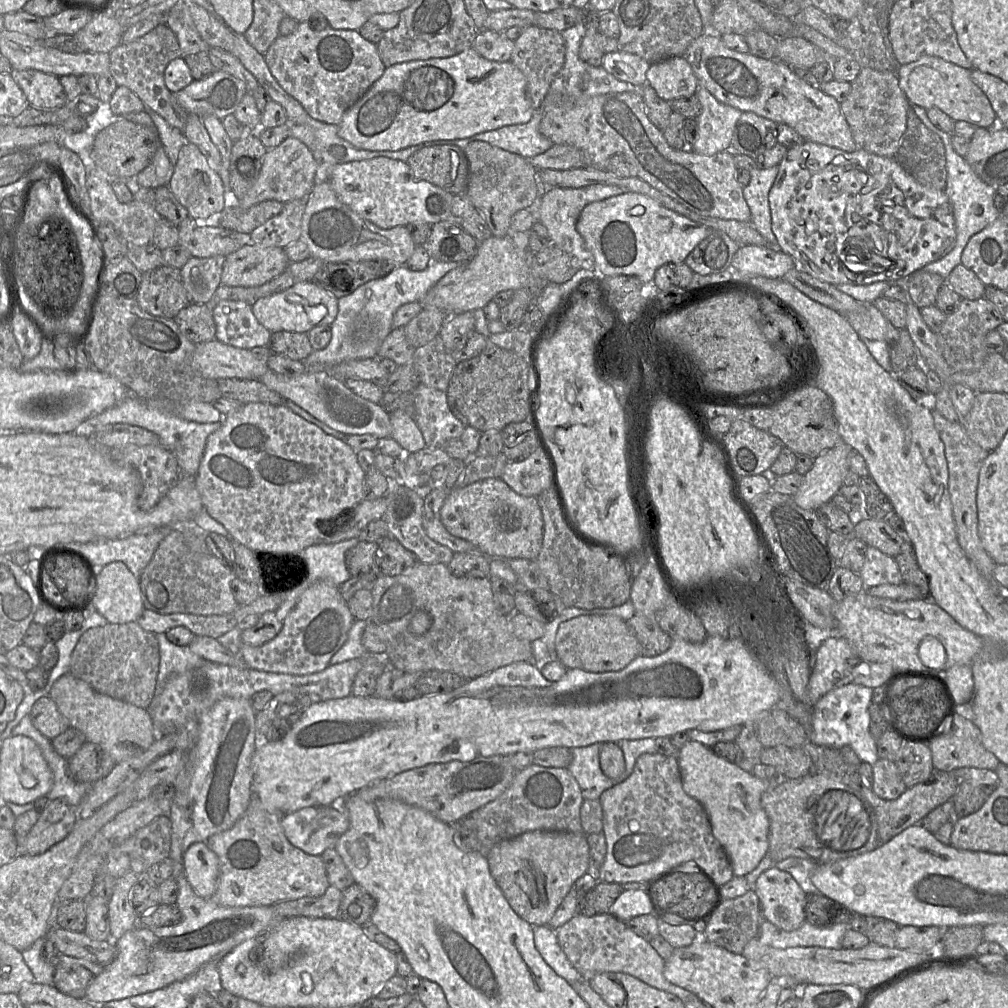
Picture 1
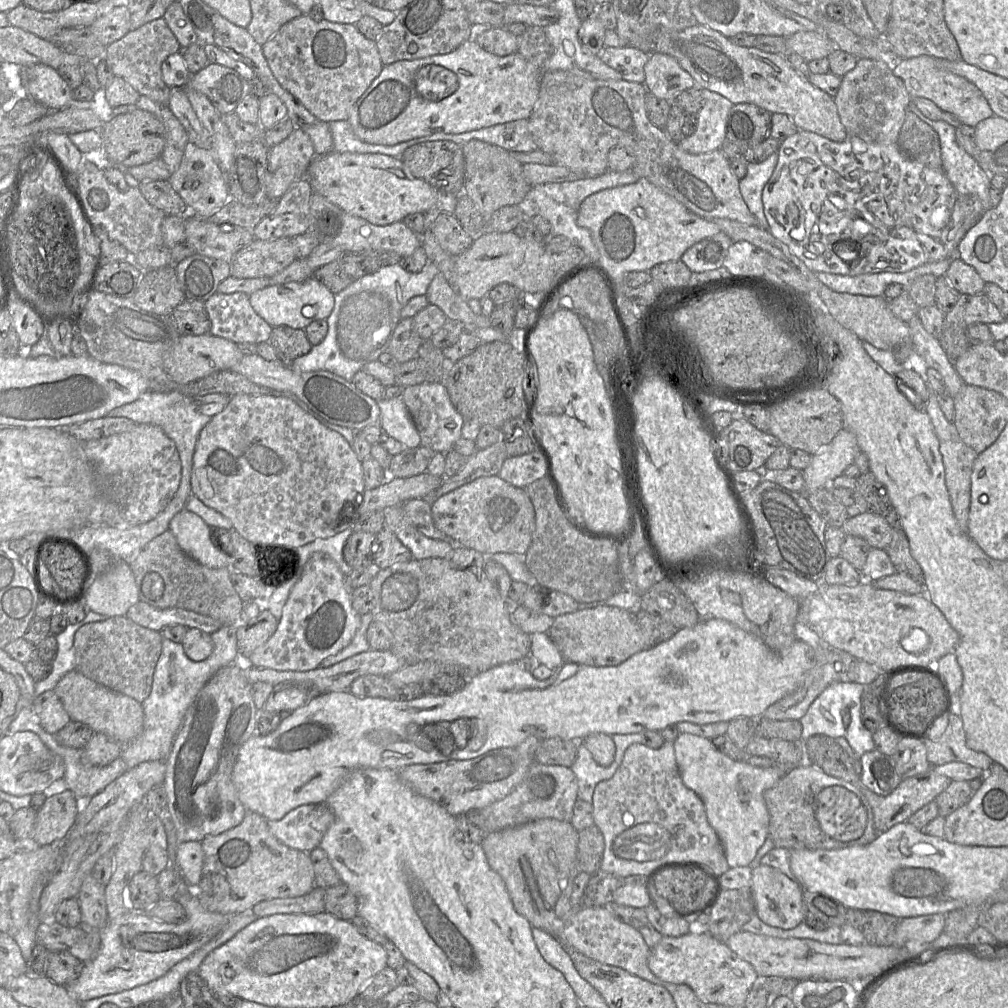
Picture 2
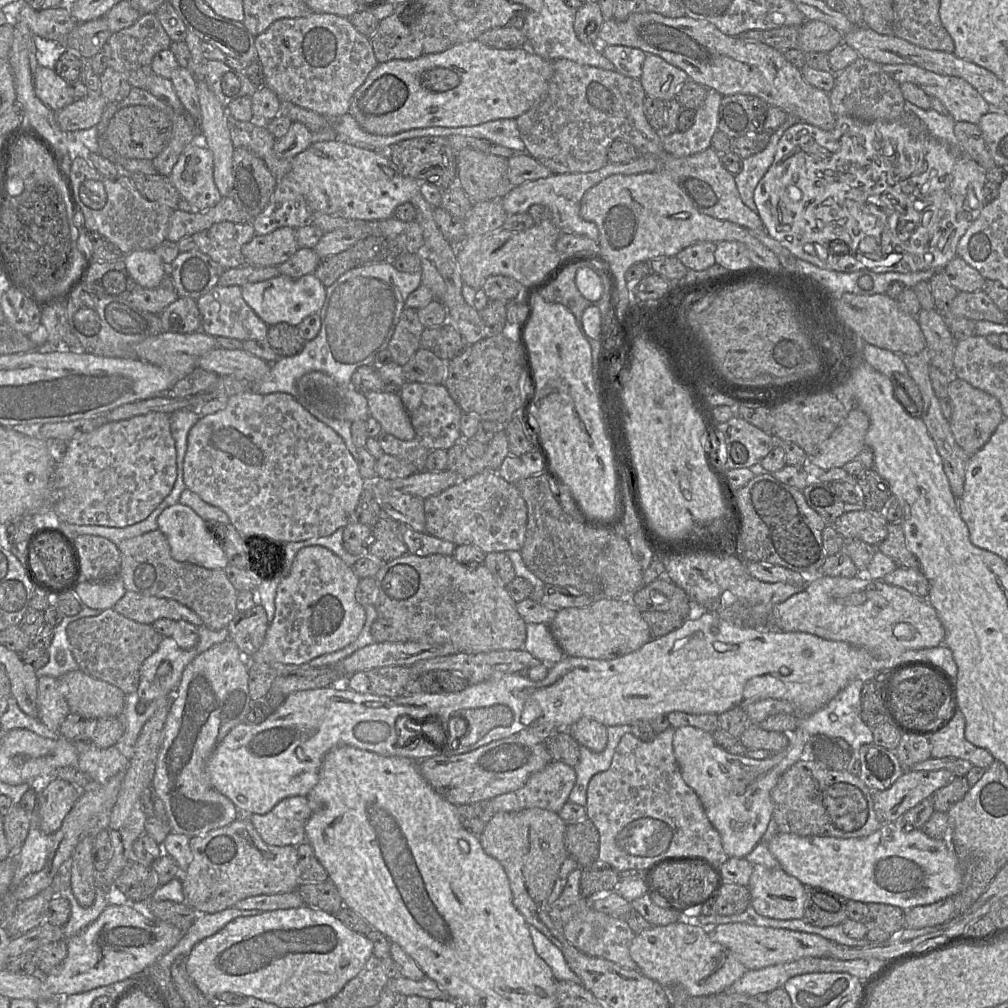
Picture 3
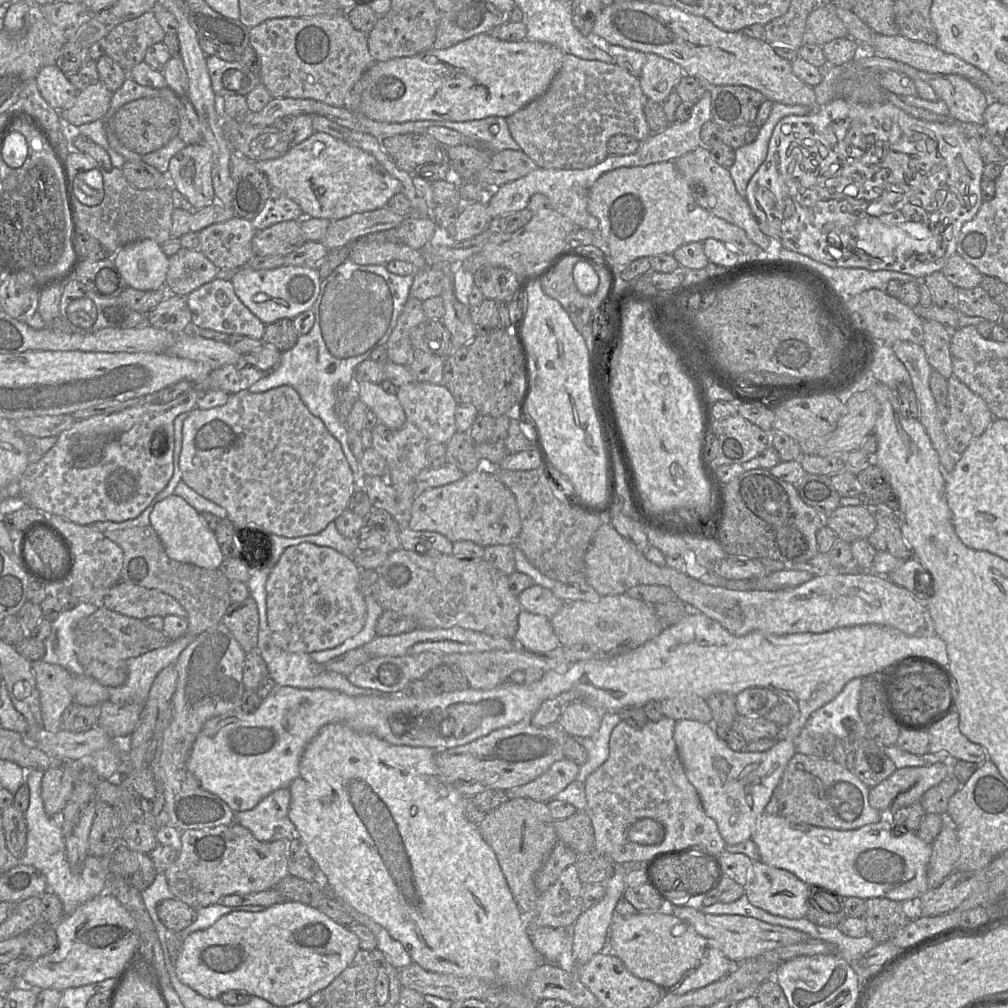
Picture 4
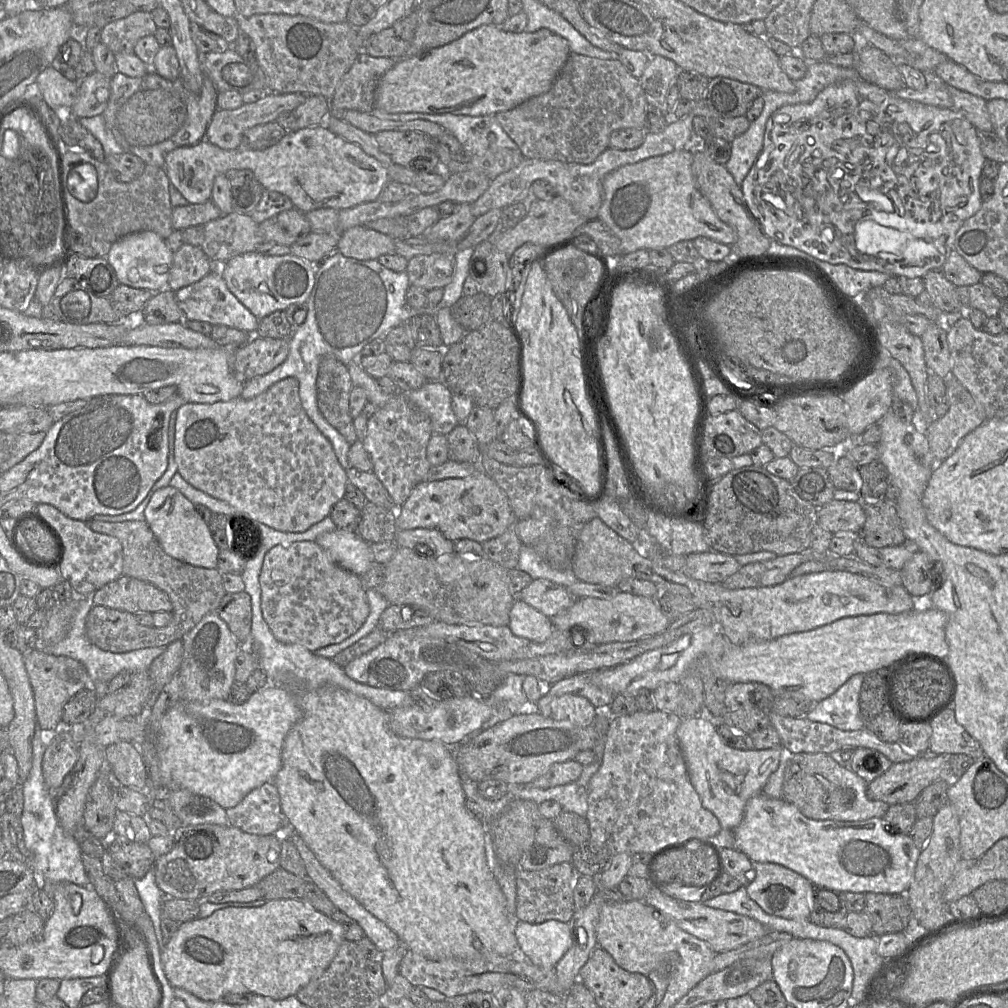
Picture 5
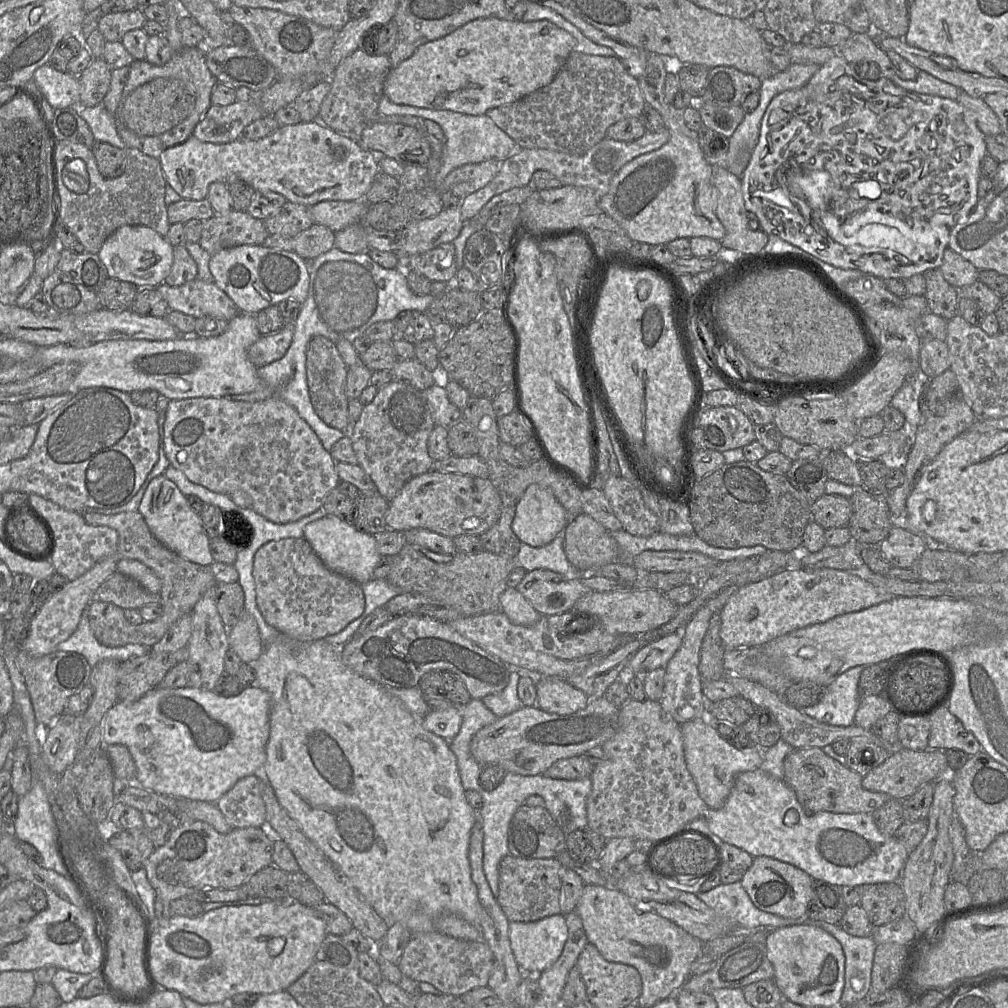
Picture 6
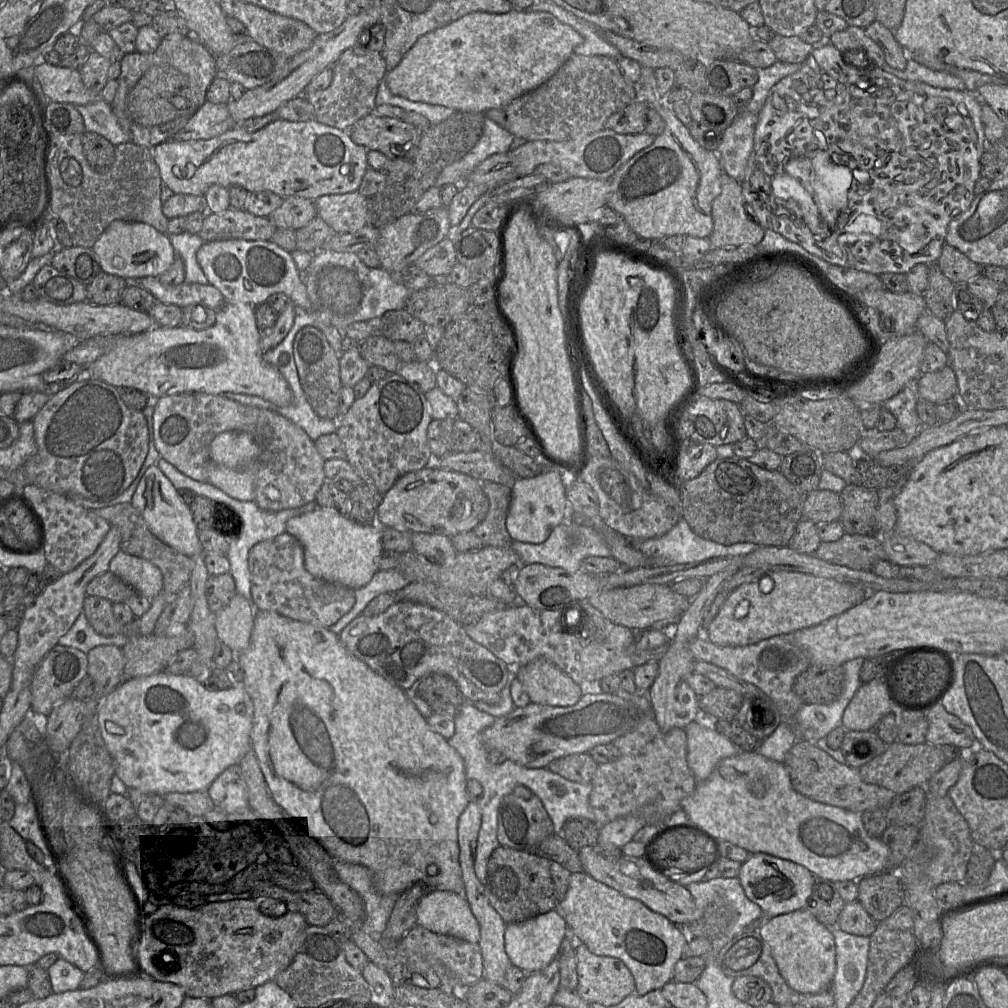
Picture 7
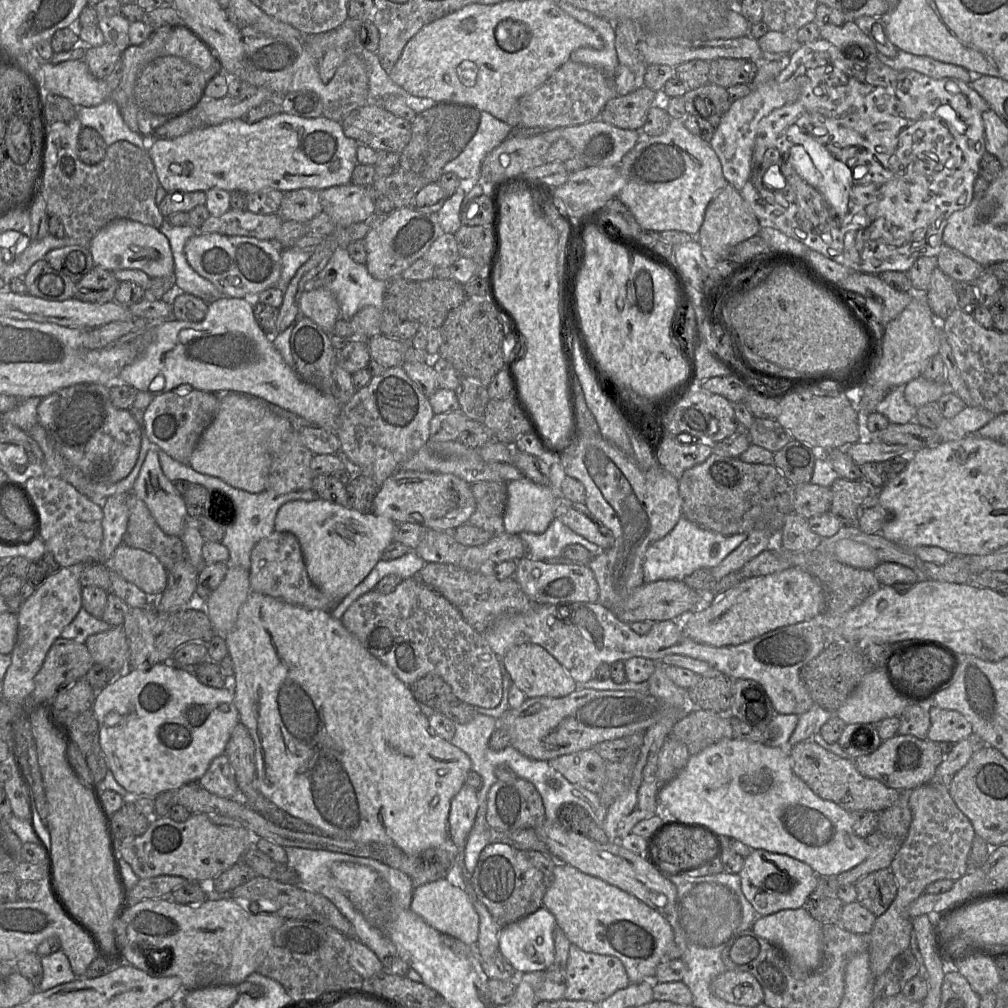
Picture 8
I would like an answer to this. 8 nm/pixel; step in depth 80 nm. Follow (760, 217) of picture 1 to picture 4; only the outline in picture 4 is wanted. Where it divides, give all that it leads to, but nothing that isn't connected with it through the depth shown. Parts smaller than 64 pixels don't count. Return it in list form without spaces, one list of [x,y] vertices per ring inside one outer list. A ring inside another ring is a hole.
[[[773,103],[771,113],[760,127],[756,139],[735,150],[735,161],[729,168],[738,193],[746,199],[747,185],[767,156],[768,144],[777,123],[788,115],[804,116],[816,109],[800,105]]]

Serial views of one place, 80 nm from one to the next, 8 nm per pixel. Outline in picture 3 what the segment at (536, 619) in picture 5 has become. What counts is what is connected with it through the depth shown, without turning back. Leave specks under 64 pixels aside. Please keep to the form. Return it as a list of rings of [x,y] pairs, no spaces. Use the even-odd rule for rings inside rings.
[[[526,624],[526,640],[523,649],[548,667],[560,662],[564,654],[555,641],[550,625]]]

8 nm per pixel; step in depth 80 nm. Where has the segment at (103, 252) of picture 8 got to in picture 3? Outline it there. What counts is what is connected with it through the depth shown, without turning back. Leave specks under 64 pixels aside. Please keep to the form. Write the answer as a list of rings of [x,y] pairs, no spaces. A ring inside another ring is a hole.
[[[154,250],[131,252],[123,261],[136,284],[144,288],[156,288],[168,275],[168,267]]]

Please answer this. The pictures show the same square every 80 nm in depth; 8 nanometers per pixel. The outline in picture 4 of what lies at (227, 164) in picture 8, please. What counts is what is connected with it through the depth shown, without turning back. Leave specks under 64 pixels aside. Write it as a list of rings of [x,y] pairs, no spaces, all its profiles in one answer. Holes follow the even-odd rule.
[[[314,132],[283,156],[255,161],[255,165],[267,176],[272,188],[280,189],[301,207],[304,216],[324,218],[330,222],[355,213],[385,208],[392,196],[402,192],[400,181],[392,177],[372,155],[324,132]],[[204,141],[186,146],[170,159],[168,178],[196,209],[207,207],[216,200],[212,150]]]

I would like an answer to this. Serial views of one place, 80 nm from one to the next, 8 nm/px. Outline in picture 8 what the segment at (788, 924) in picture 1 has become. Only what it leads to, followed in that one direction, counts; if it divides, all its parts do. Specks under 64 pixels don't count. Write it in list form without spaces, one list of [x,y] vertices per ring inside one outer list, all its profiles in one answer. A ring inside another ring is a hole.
[[[754,849],[744,859],[738,873],[741,889],[758,916],[766,916],[784,909],[804,907],[809,894],[816,888],[819,876],[806,863],[784,854]]]

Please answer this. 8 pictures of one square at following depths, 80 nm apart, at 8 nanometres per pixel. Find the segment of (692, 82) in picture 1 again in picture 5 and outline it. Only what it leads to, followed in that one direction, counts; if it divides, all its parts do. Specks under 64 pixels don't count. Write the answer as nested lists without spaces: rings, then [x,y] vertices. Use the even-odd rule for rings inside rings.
[[[649,55],[649,62],[639,78],[648,104],[666,113],[666,97],[670,87],[676,84],[680,70],[671,59],[661,55]]]

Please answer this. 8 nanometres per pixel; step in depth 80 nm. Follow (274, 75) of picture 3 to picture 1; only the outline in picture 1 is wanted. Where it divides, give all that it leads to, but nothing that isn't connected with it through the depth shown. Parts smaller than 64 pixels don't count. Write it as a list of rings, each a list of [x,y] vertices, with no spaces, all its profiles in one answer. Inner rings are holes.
[[[300,22],[292,34],[279,35],[264,54],[264,59],[279,85],[302,105],[309,116],[338,126],[344,113],[383,75],[386,66],[379,56],[377,45],[365,40],[358,31],[335,30],[329,23],[314,29],[315,26]]]

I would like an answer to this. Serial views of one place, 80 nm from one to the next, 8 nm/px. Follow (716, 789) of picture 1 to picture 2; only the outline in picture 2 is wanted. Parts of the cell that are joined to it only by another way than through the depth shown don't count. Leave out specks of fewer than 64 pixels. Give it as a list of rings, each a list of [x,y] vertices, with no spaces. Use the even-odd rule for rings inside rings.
[[[680,733],[673,746],[682,782],[702,800],[729,867],[750,866],[769,834],[770,816],[763,794],[788,770],[777,765],[761,768],[733,760],[720,752],[710,739],[689,733]]]

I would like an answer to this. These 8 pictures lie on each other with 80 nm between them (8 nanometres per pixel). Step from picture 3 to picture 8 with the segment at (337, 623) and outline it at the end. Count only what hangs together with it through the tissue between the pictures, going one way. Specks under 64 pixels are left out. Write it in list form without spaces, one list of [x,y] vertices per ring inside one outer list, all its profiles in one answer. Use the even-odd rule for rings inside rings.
[[[274,531],[259,540],[250,553],[251,591],[306,609],[331,612],[337,601],[322,593],[310,580],[298,539],[289,532]]]

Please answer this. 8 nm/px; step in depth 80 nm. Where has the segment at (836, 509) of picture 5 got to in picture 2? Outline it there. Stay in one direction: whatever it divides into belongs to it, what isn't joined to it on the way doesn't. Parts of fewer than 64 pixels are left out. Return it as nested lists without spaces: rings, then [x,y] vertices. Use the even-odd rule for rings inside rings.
[[[863,512],[849,517],[841,527],[846,536],[857,536],[865,540],[872,548],[883,549],[890,544],[893,528],[883,516]]]

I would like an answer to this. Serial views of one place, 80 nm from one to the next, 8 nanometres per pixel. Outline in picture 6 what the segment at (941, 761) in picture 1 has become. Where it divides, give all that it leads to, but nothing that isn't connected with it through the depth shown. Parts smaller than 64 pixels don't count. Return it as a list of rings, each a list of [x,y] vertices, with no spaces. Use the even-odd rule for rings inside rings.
[[[939,708],[930,719],[929,749],[945,751],[956,749],[973,756],[982,751],[976,737],[948,710]]]

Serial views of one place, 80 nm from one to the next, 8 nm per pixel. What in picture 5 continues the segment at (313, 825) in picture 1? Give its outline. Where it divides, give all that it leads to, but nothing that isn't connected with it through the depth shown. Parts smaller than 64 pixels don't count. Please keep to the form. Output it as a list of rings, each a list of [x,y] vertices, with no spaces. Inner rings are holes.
[[[274,782],[253,789],[235,807],[226,809],[229,824],[256,835],[279,835],[285,825],[280,796]]]

